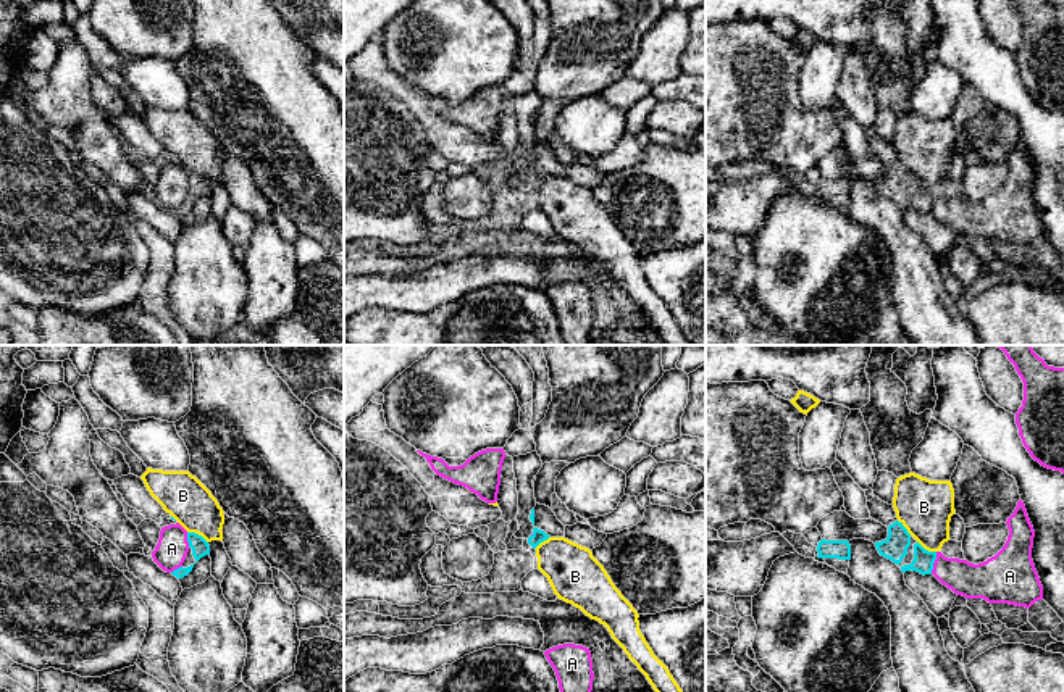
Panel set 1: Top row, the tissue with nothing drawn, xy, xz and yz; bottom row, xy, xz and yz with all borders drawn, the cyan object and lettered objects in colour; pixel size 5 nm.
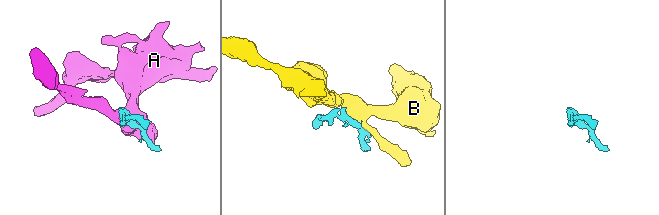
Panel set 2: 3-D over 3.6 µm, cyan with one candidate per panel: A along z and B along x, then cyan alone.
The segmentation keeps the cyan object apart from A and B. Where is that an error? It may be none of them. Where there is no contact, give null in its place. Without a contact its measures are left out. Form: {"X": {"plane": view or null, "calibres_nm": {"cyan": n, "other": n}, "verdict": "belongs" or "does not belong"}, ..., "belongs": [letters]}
{"A": {"plane": "yz", "calibres_nm": {"cyan": 100, "other": 180}, "verdict": "does not belong"}, "B": {"plane": "xy", "calibres_nm": {"cyan": 90, "other": 220}, "verdict": "does not belong"}, "belongs": []}

